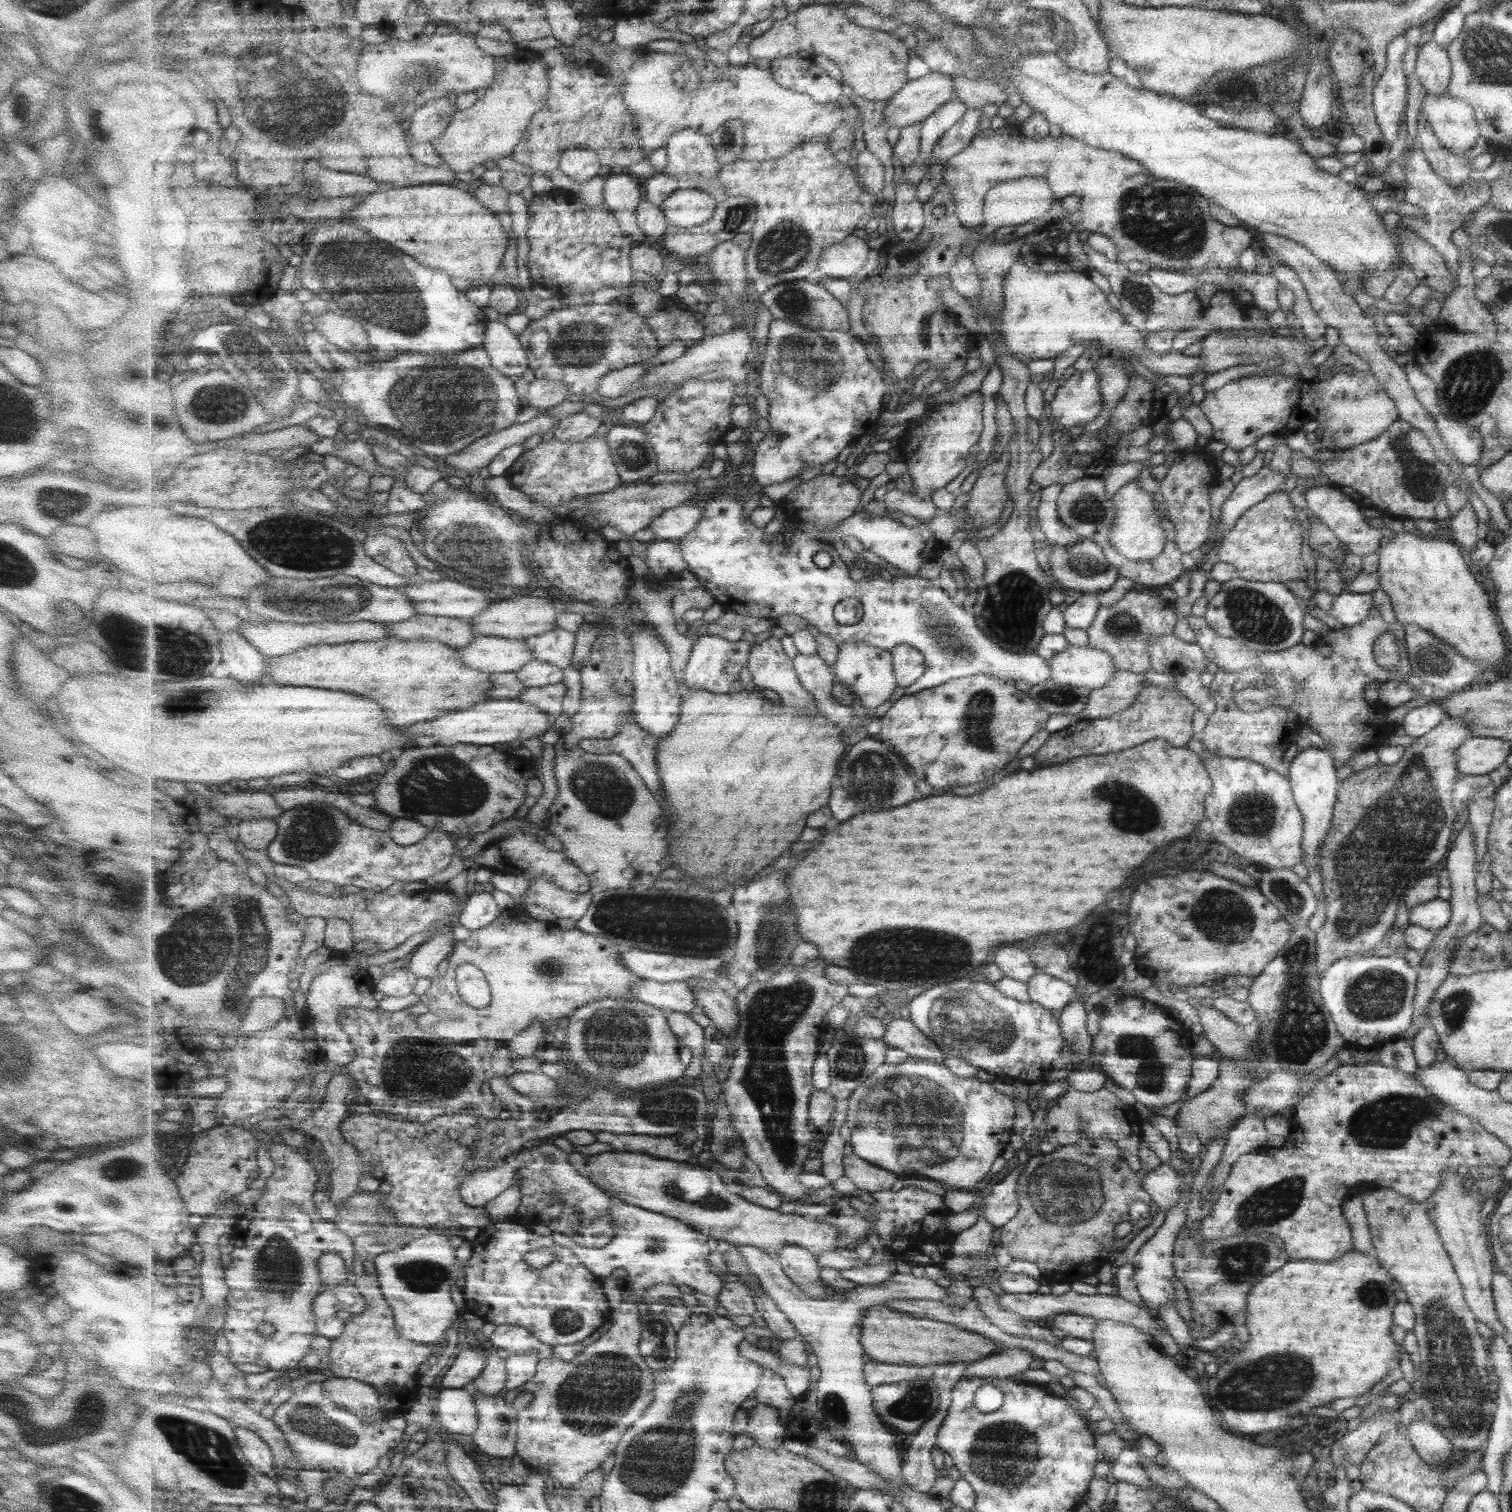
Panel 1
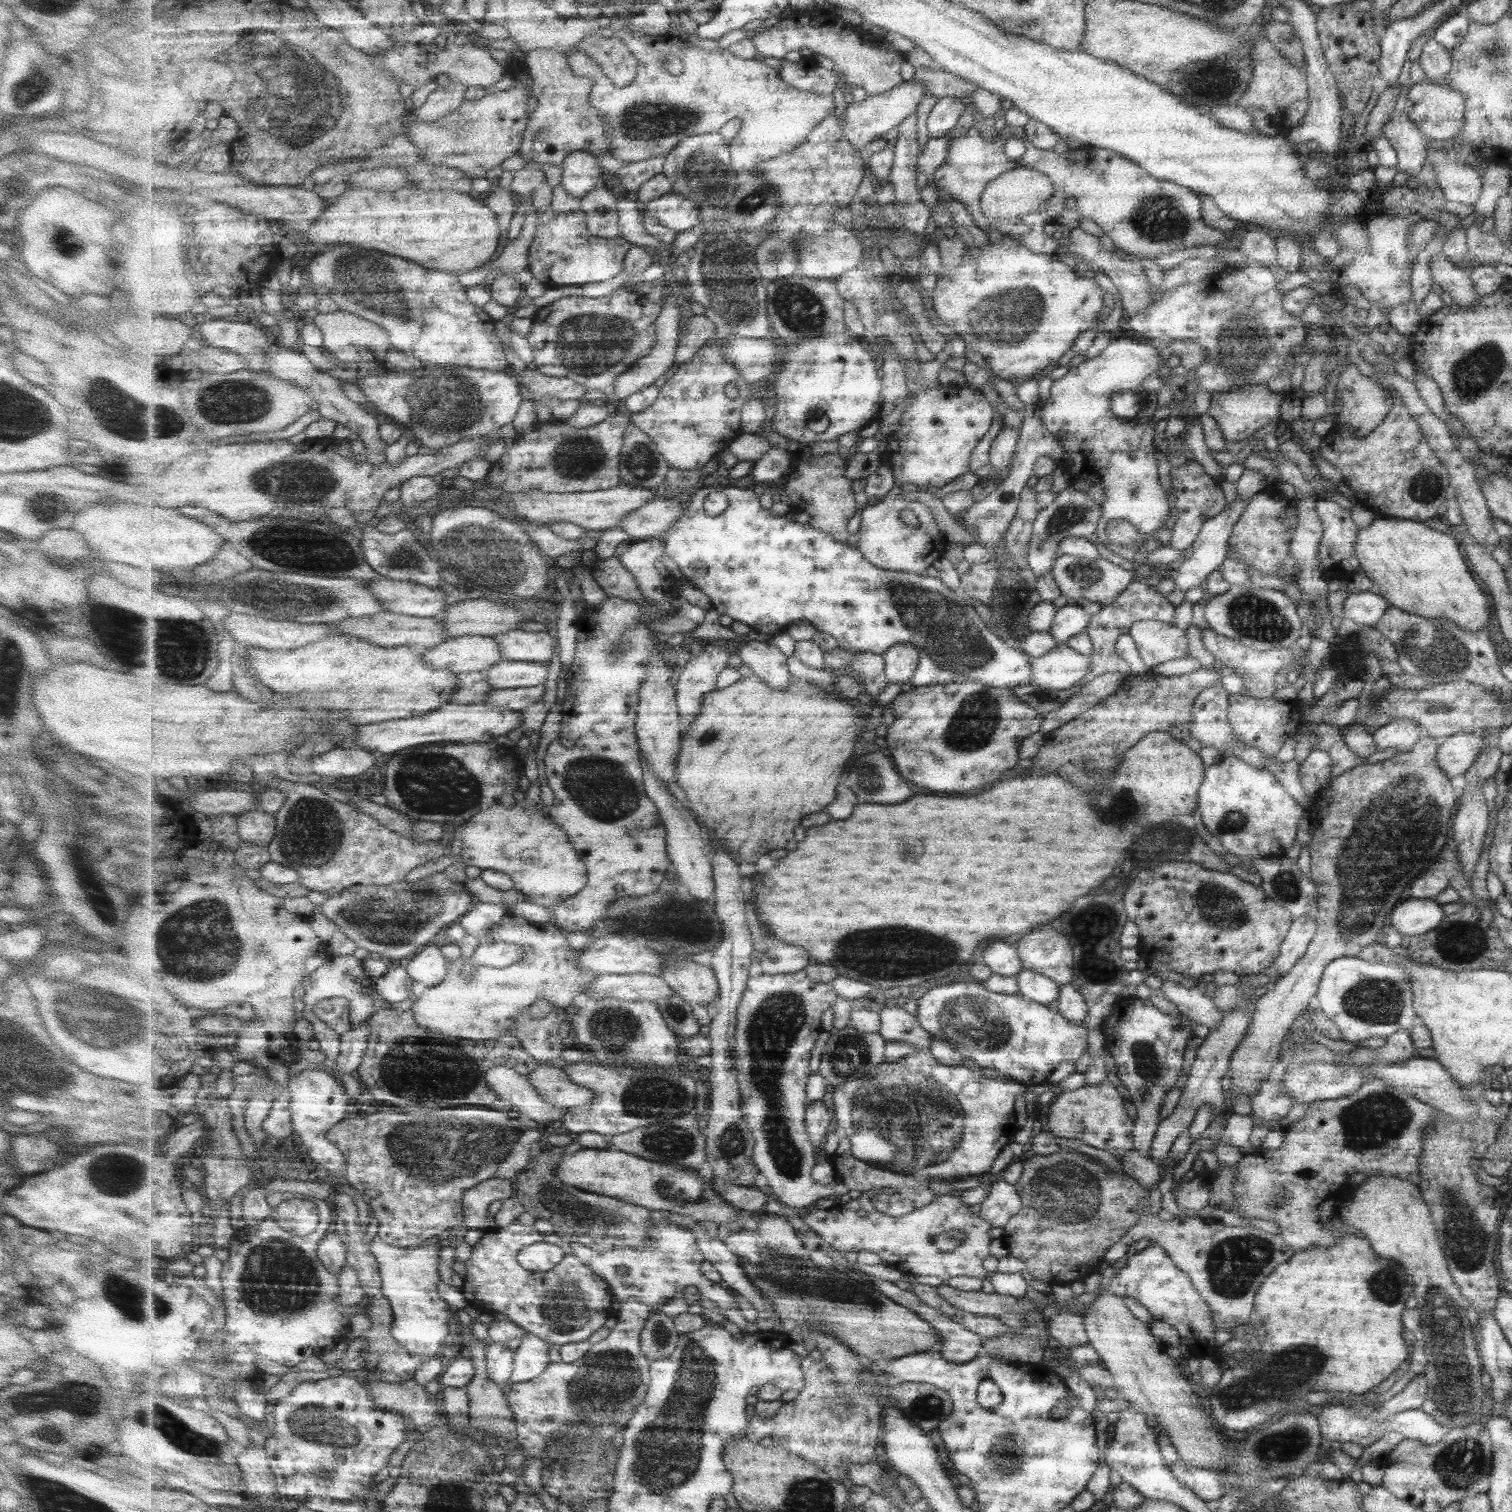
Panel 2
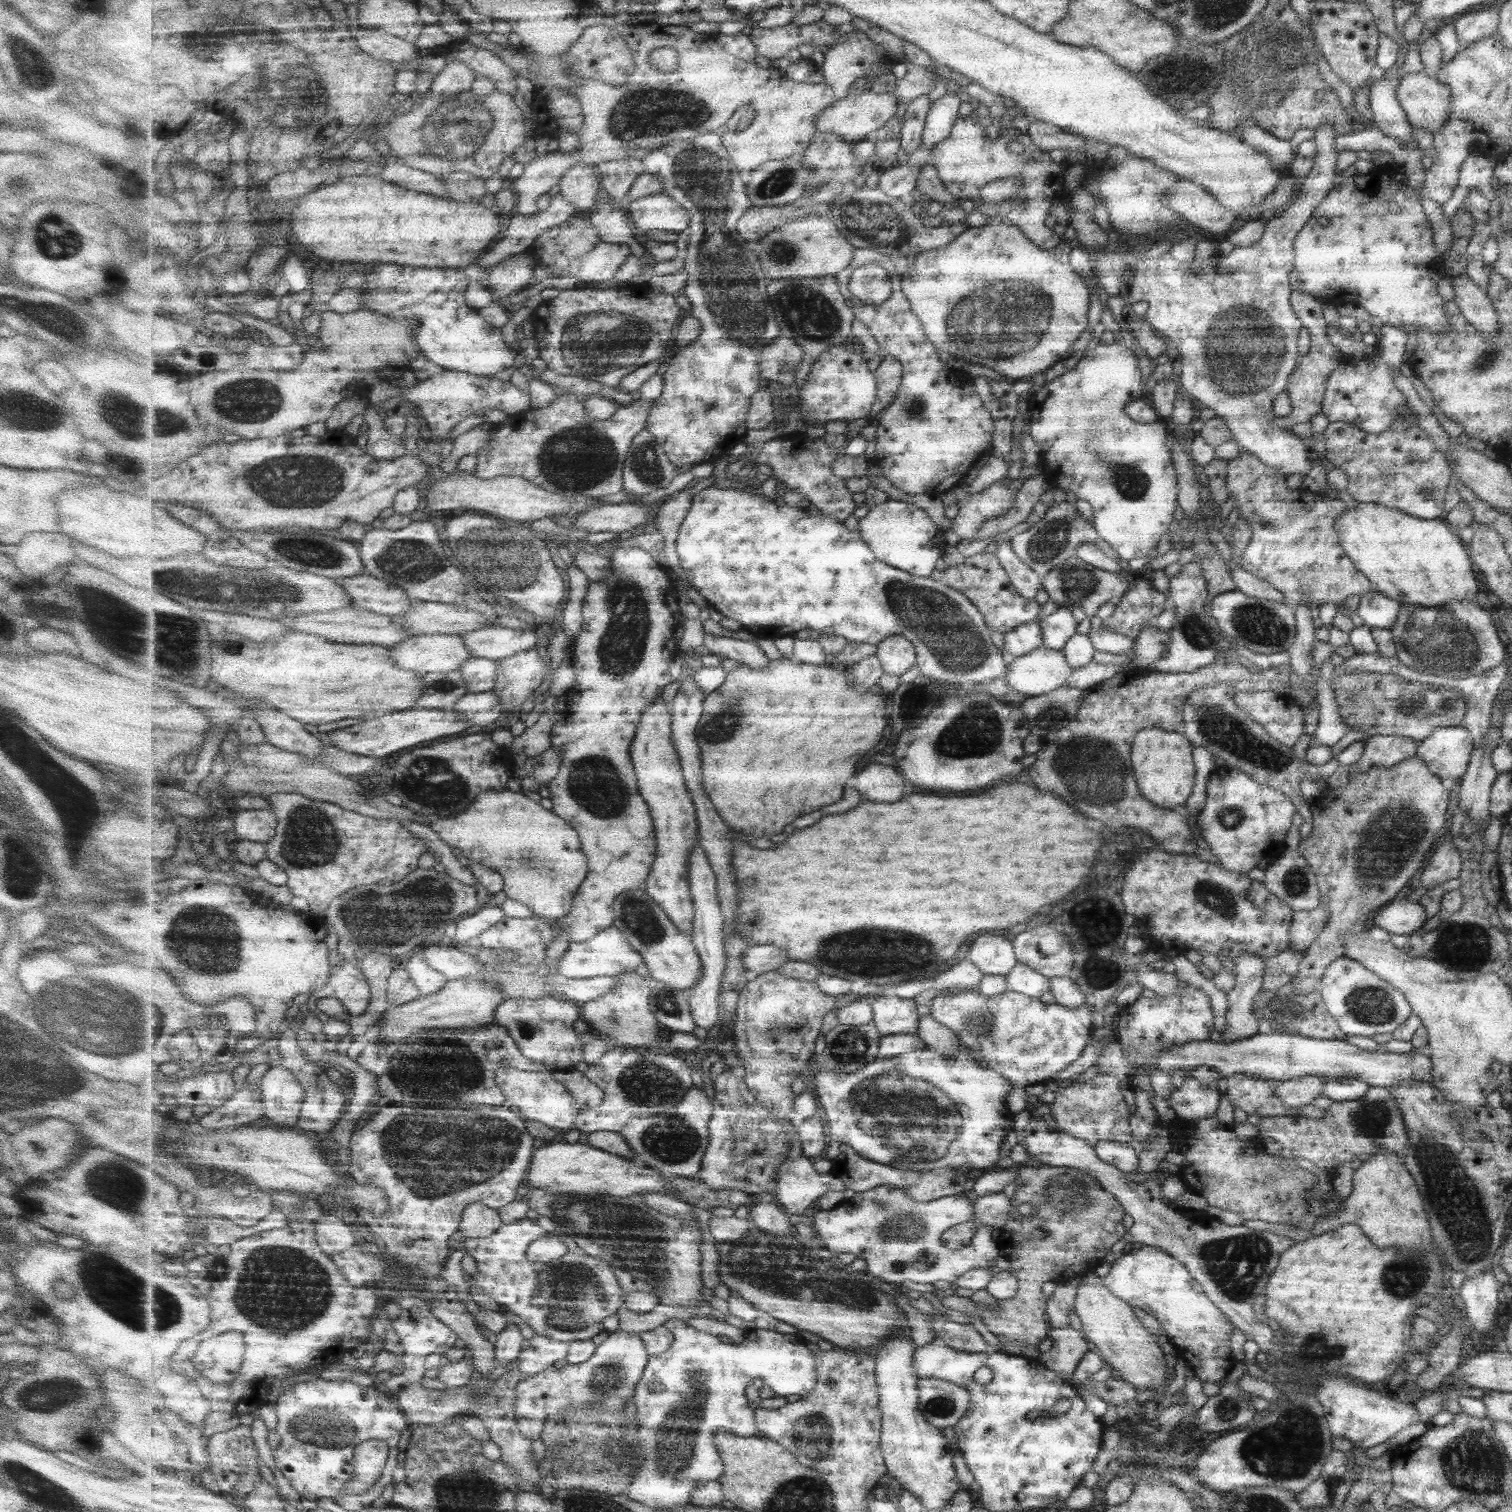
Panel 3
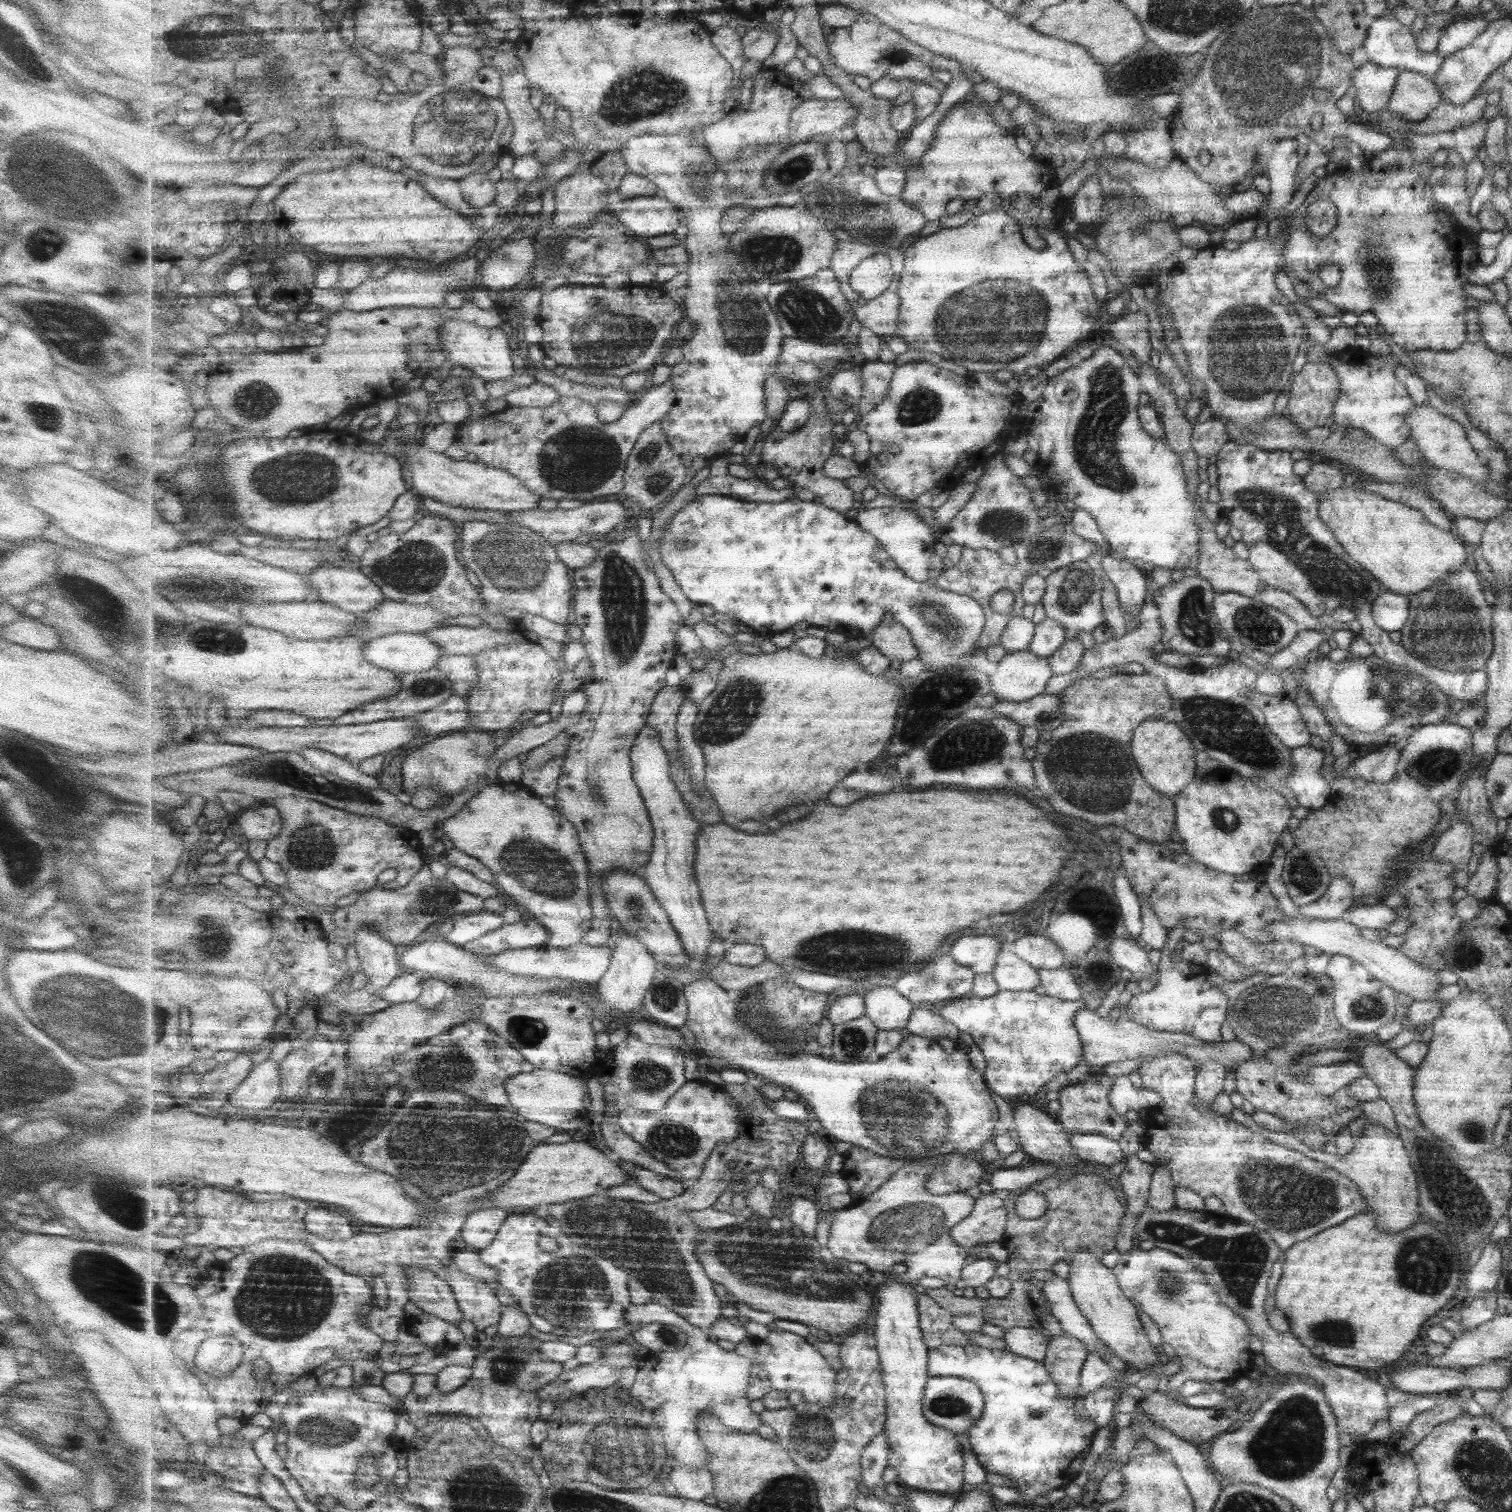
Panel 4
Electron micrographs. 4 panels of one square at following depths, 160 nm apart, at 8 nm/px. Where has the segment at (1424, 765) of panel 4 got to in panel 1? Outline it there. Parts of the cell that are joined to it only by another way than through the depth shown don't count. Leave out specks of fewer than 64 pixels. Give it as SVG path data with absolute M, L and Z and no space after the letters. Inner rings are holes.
M1467 737L1457 748L1454 759L1456 760L1455 770L1459 775L1480 776L1501 766L1510 751L1510 744L1500 738Z

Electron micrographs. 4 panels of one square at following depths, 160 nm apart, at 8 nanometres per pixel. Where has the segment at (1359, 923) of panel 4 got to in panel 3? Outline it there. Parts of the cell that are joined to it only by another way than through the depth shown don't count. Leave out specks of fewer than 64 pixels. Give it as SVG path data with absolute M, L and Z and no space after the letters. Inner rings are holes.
M1405 898L1394 899L1373 917L1373 927L1389 934L1408 935L1415 933L1427 921L1424 908L1416 901Z

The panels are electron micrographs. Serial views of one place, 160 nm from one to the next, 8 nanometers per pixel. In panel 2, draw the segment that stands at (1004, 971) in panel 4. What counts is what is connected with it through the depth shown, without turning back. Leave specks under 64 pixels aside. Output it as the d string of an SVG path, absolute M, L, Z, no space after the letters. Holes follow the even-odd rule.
M1023 970L1016 977L1019 994L1044 1005L1055 1003L1059 990L1056 982L1031 970Z

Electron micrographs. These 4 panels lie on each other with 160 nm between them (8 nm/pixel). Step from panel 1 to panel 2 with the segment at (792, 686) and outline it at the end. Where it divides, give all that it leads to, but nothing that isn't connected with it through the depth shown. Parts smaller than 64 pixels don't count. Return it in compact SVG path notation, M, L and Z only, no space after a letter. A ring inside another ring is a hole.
M748 641L738 646L736 653L753 673L769 686L783 690L792 683L792 674L788 665L788 656L775 646L772 641Z

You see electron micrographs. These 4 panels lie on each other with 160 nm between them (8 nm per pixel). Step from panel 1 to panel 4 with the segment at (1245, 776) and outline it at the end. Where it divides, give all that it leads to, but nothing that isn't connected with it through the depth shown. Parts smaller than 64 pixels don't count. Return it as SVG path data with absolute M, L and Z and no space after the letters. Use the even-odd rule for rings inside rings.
M1213 772L1199 782L1193 778L1191 783L1187 783L1187 787L1183 787L1183 790L1179 790L1179 793L1170 799L1174 806L1174 829L1183 847L1181 852L1211 870L1232 875L1253 876L1265 870L1269 857L1279 844L1279 835L1287 827L1292 815L1285 798L1275 789L1259 788L1250 779L1233 773L1225 779Z

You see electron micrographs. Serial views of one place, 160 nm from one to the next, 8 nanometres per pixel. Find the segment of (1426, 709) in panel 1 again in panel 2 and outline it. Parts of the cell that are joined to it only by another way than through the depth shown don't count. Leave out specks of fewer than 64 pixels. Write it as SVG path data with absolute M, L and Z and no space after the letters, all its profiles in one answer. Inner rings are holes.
M1407 719L1391 720L1373 731L1372 739L1377 750L1395 748L1396 753L1405 752L1423 733L1418 724Z

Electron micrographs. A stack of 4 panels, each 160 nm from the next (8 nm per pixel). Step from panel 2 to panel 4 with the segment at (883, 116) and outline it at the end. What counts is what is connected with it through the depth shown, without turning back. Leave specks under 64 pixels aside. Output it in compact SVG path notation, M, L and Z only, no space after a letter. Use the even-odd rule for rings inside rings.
M847 100L805 101L791 115L790 141L797 144L823 135L828 137L848 124L854 127L857 117L857 108Z

